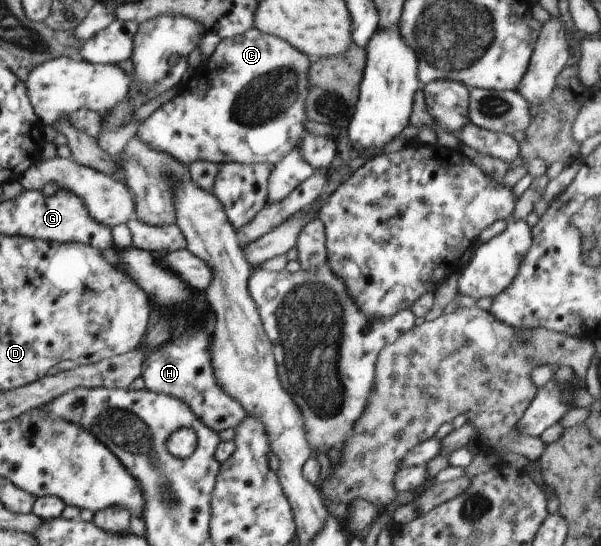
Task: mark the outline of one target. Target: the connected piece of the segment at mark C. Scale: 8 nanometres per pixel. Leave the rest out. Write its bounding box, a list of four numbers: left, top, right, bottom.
[136,27,313,165]

